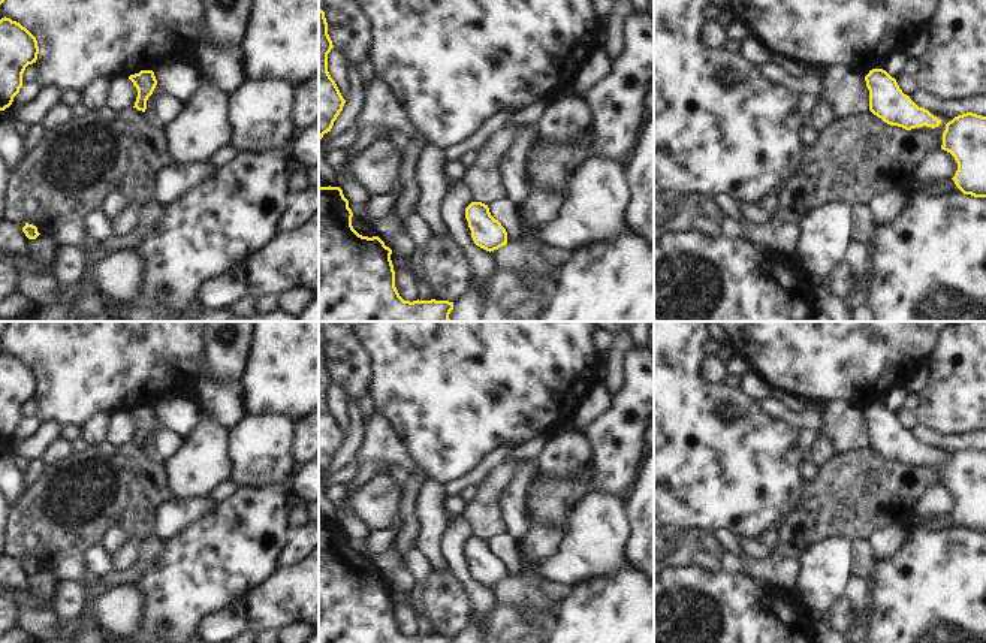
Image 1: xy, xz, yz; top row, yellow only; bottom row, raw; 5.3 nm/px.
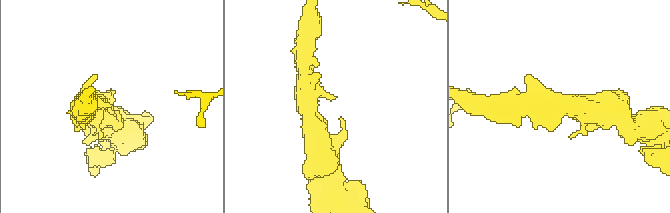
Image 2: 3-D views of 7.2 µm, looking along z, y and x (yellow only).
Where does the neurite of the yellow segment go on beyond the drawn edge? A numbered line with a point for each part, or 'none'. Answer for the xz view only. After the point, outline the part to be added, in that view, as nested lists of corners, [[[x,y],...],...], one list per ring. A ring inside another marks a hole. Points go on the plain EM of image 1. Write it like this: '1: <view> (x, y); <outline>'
none

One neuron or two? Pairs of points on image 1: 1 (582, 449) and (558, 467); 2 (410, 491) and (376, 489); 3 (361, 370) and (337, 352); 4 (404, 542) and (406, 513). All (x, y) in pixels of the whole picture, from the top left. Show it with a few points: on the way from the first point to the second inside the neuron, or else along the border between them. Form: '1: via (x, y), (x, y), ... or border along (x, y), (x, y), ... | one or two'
1: via (576, 449), (564, 461) | one
2: border along (403, 486), (400, 525) | two
3: via (355, 367), (343, 355) | one
4: via (407, 534), (407, 521) | one

